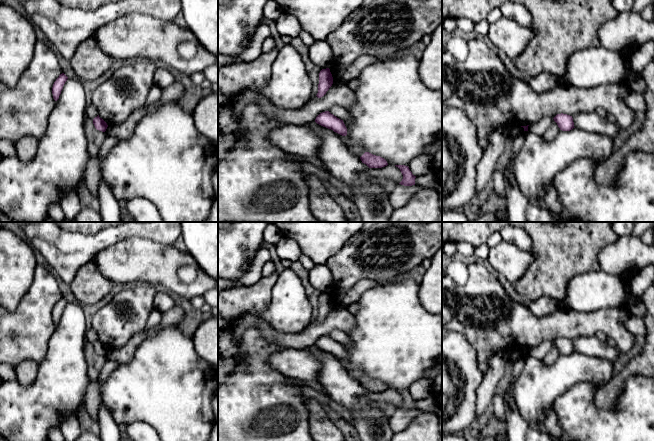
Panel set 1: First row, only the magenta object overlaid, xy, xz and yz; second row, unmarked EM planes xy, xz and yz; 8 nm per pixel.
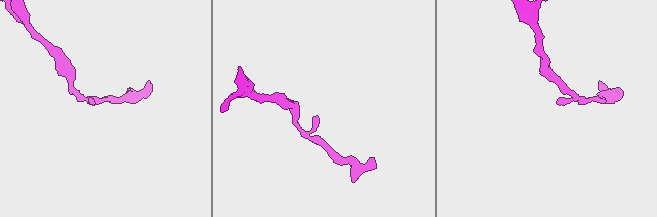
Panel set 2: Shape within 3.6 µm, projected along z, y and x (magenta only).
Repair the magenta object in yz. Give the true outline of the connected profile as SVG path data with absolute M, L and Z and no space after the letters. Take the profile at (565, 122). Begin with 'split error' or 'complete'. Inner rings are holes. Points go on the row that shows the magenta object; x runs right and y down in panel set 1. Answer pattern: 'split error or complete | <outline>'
complete | M561 113L557 114L553 119L562 131L570 131L575 128L573 118L570 115Z

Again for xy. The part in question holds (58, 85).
complete | M62 73L54 82L52 87L52 94L55 101L59 99L59 96L67 79L68 77L64 73Z

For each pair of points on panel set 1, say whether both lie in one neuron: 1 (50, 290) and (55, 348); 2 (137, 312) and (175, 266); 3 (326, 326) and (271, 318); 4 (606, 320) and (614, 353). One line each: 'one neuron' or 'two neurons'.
1: two neurons
2: two neurons
3: two neurons
4: two neurons

